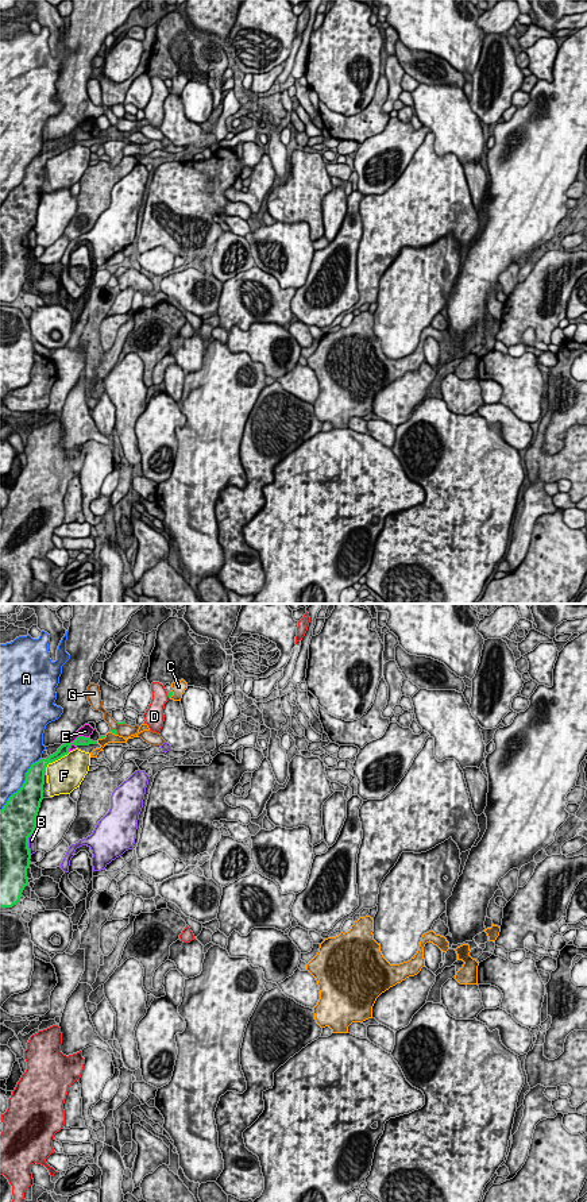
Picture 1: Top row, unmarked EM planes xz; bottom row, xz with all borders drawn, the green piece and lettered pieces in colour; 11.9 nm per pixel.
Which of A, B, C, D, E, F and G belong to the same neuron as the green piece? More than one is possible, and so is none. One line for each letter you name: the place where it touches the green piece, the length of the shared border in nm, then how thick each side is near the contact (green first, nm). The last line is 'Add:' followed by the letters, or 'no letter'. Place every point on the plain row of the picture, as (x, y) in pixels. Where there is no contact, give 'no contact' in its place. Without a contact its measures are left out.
Add: no letter

